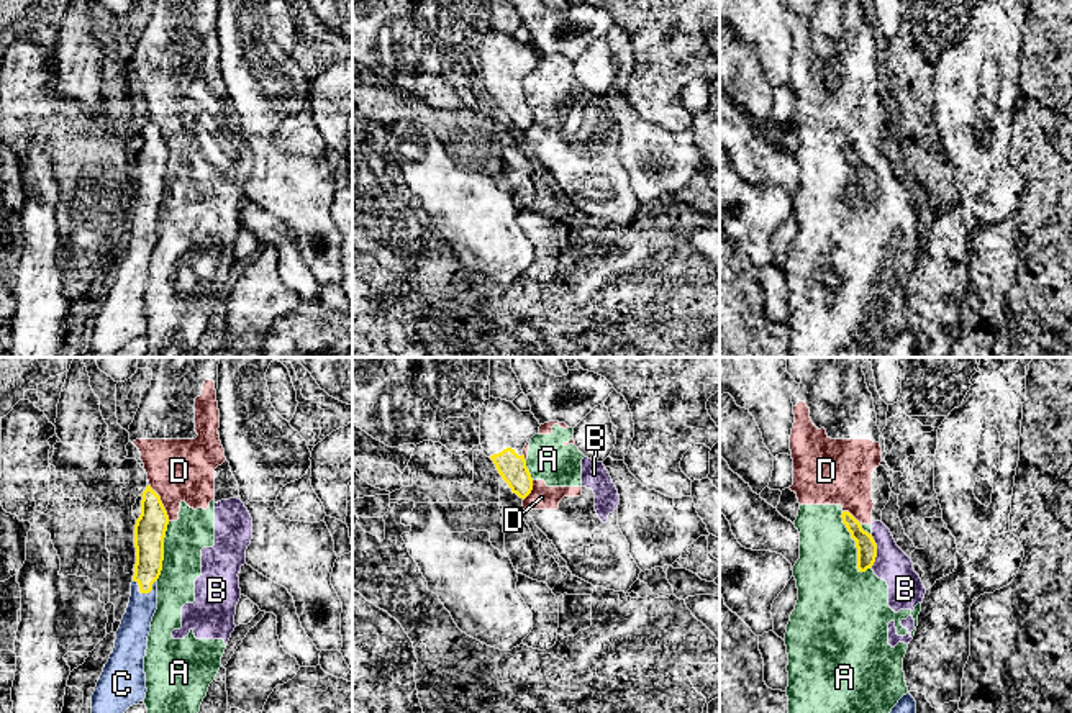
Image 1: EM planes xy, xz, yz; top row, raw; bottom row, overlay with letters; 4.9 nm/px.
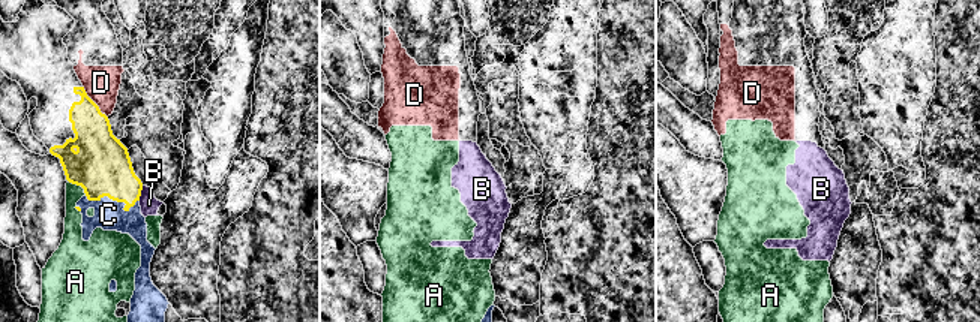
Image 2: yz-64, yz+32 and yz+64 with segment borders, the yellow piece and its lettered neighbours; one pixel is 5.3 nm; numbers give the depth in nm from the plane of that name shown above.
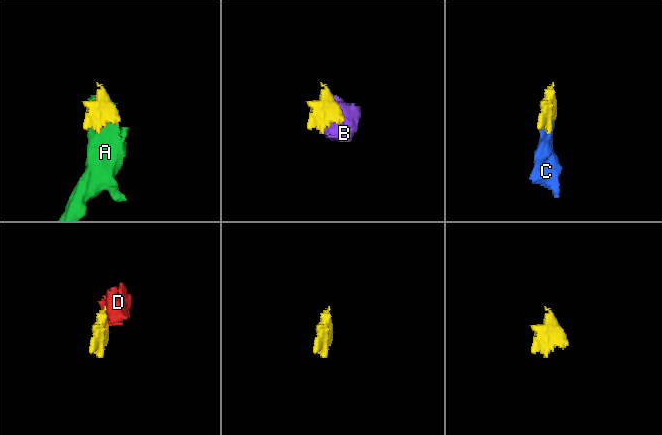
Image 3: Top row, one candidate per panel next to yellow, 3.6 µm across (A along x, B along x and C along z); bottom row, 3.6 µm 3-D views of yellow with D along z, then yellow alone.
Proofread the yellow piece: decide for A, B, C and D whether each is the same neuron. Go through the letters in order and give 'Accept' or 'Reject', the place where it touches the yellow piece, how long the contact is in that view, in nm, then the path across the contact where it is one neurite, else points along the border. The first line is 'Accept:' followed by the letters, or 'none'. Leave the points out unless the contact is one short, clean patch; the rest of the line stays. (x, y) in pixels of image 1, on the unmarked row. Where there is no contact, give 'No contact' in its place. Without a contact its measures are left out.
Accept: C
A: Reject. Touches yellow at yz (856, 176). Shared border 320 nm
B: Reject. Touches yellow at yz (876, 182). Shared border 170 nm. Boundary: yz (871, 166), (876, 176), (876, 194), (872, 199)
C: Accept. Touches yellow at xy (145, 225). Shared border 120 nm
D: Reject. Touches yellow at xy (161, 135). Shared border 200 nm

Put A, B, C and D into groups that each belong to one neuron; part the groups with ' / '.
A B D / C

